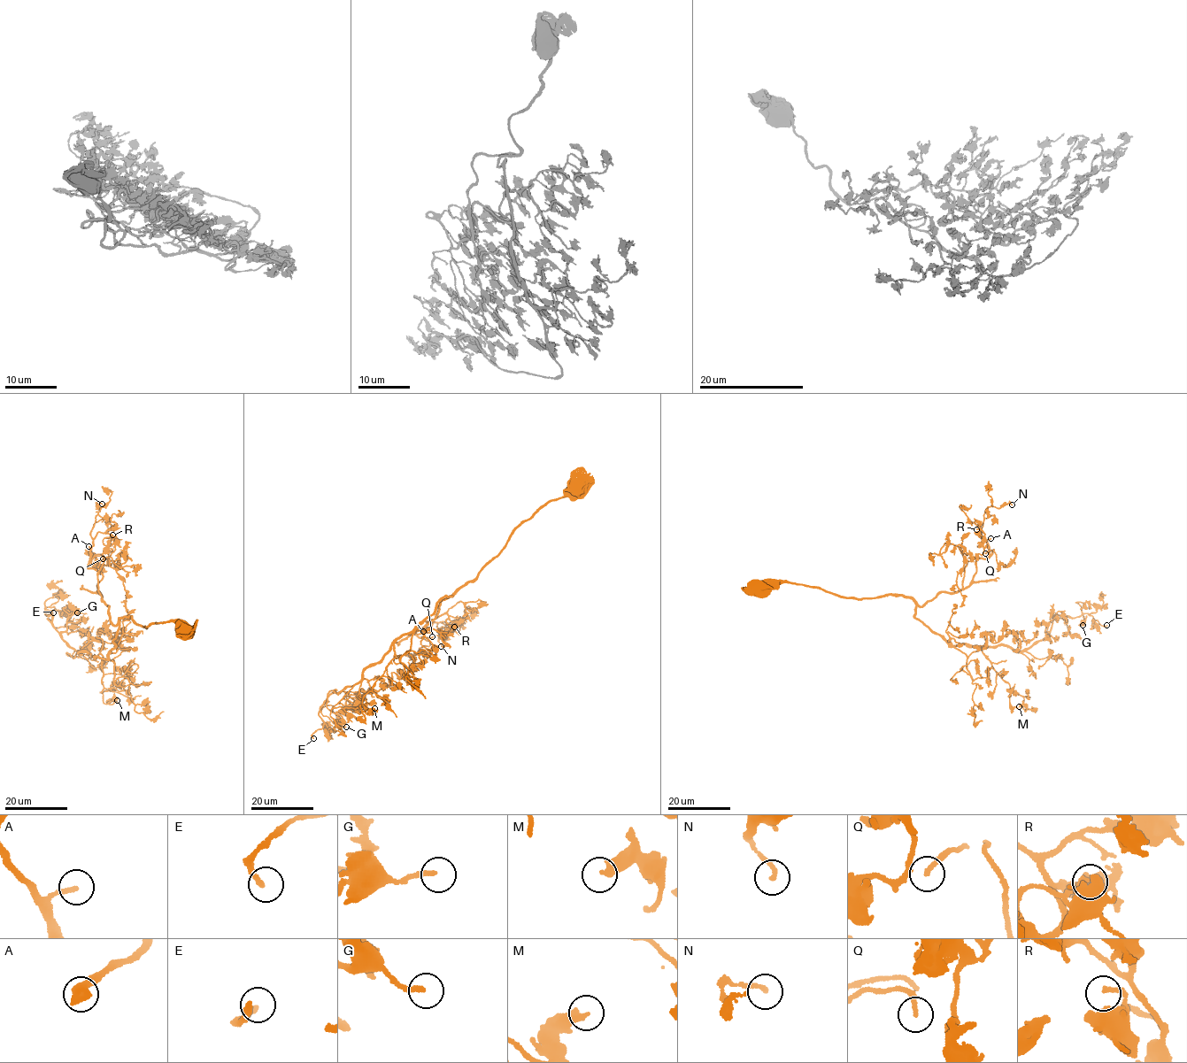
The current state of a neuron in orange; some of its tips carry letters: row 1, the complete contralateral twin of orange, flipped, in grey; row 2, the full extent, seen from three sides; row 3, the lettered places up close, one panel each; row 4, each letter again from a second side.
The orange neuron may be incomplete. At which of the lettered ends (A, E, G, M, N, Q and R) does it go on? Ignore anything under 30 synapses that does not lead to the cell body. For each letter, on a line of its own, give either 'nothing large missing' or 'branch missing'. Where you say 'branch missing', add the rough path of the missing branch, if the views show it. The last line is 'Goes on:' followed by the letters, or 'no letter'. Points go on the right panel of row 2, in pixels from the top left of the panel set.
A: branch missing | (990, 538), (1005, 533), (1015, 526), (1020, 516)
E: branch missing
G: nothing large missing
M: nothing large missing
N: nothing large missing
Q: branch missing | (985, 553), (982, 554), (971, 569), (975, 573), (973, 585)
R: nothing large missing
Goes on: A, E, Q

